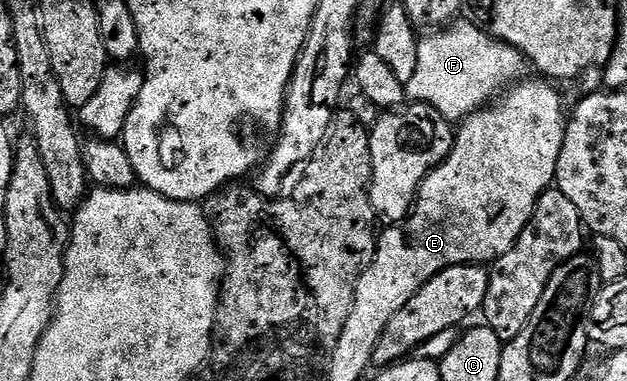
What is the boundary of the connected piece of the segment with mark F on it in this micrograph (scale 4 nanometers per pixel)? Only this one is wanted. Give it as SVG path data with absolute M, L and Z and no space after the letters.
M466 19L456 20L440 28L432 37L424 36L417 51L417 67L413 79L405 82L408 98L420 105L431 105L452 123L483 108L516 84L528 72L529 66L512 45L490 37Z

